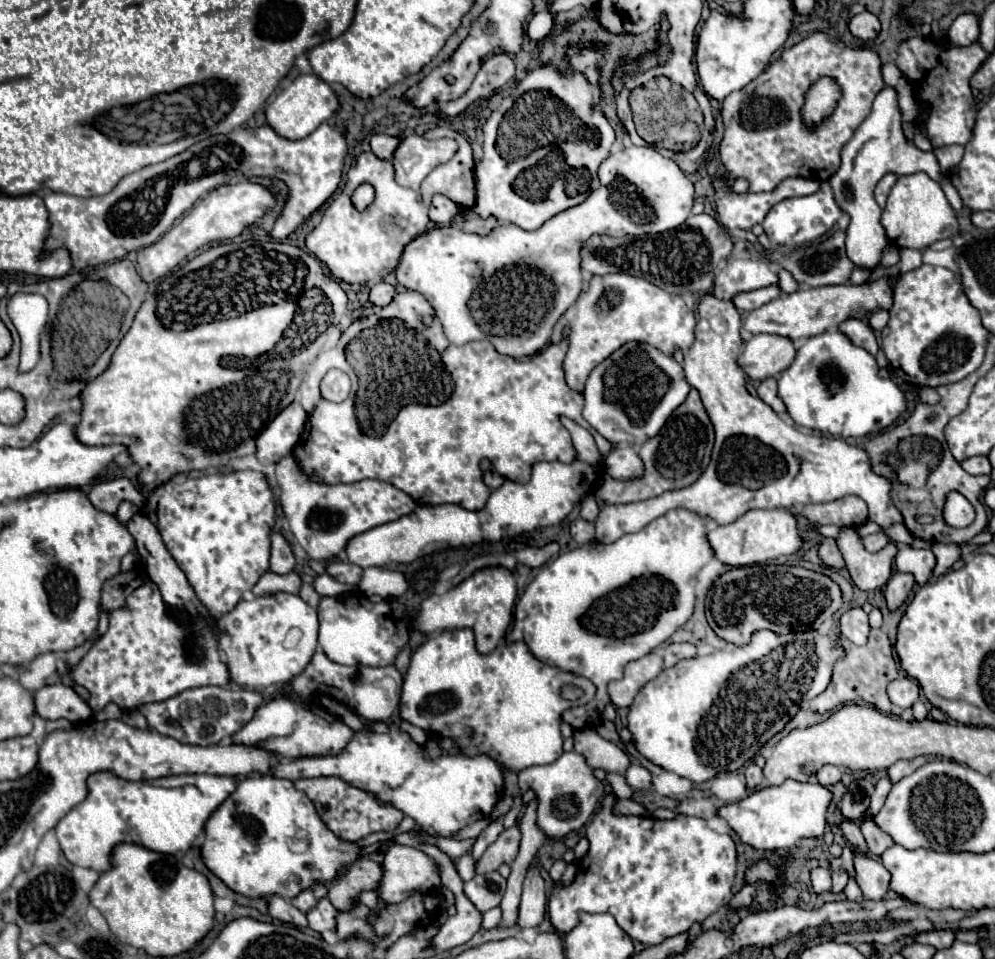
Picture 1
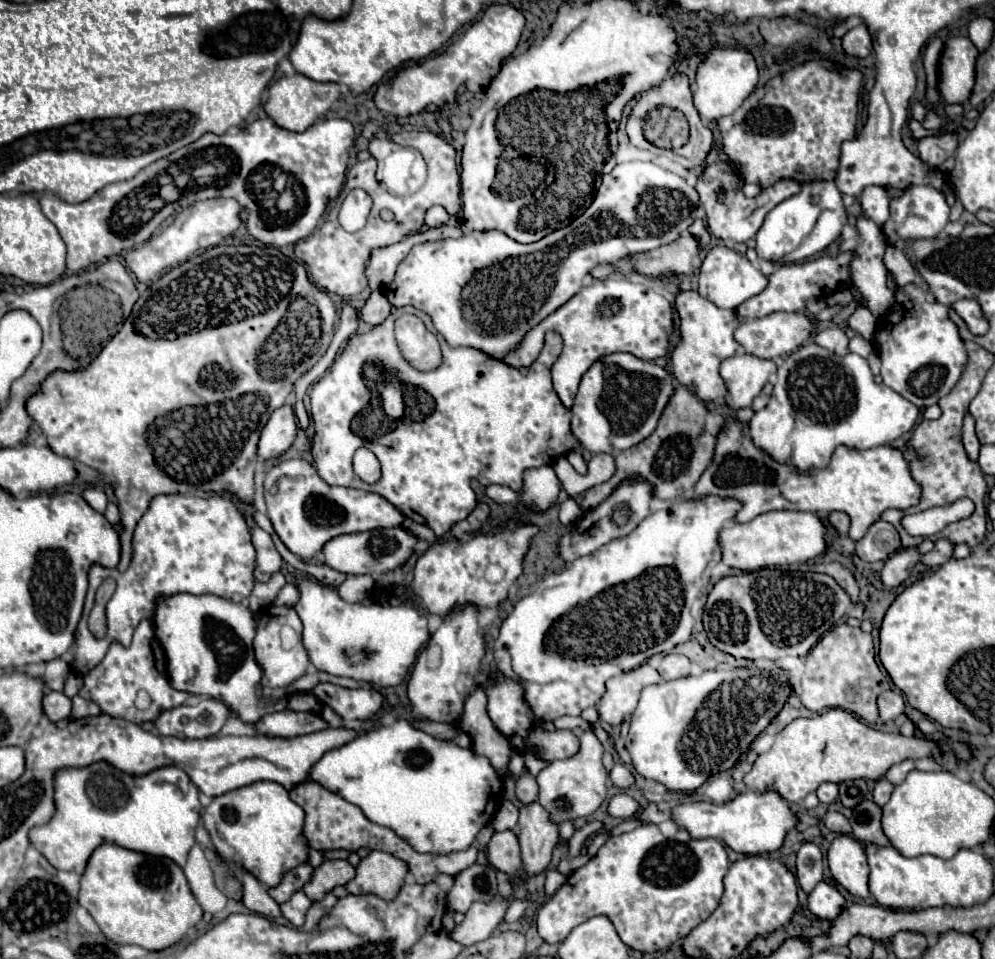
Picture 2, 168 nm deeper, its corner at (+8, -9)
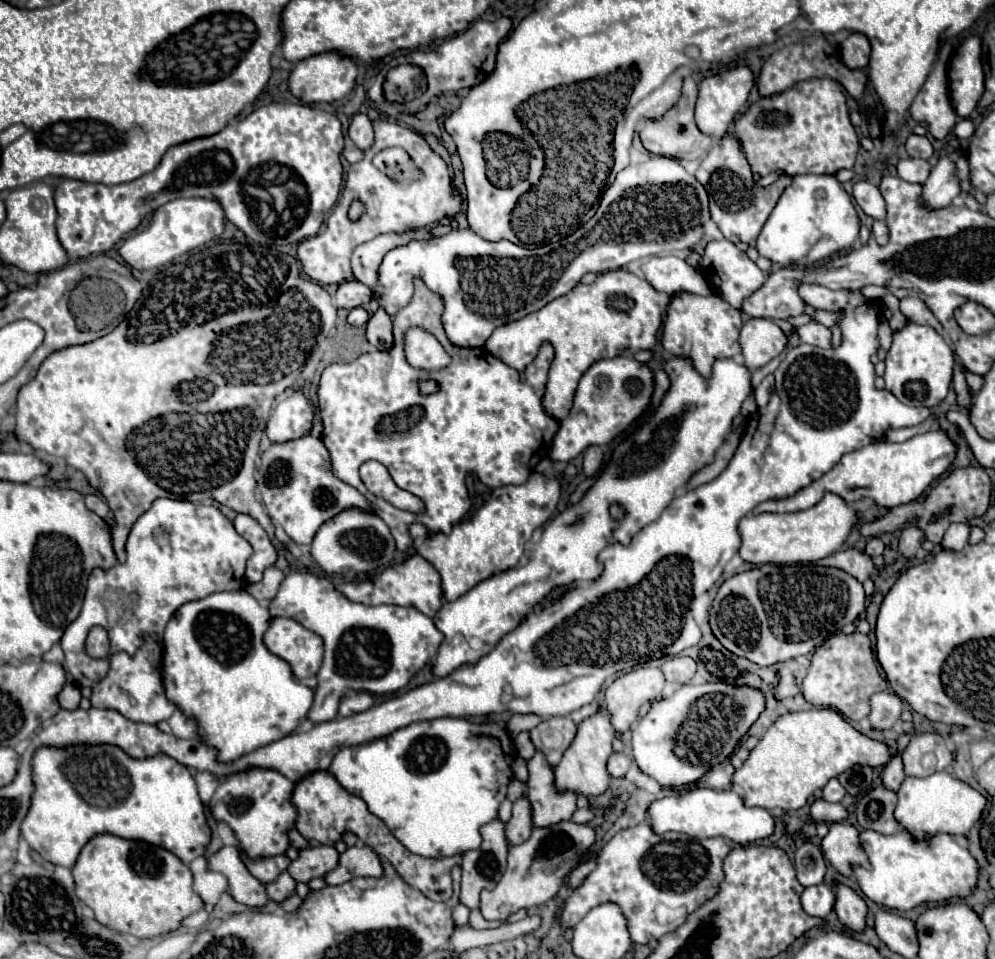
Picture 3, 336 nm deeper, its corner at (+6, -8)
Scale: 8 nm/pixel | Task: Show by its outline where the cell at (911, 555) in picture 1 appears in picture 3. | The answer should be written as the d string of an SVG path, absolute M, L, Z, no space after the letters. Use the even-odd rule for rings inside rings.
M952 523L944 535L942 547L950 549L950 551L960 551L966 543L968 543L968 535L970 535L970 525L966 523Z

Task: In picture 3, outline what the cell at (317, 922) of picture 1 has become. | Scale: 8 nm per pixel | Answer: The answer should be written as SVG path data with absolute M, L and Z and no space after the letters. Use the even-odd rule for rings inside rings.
M282 871L272 883L264 883L266 887L266 895L270 899L274 899L276 903L280 903L282 899L286 899L286 895L290 895L290 891L294 891L294 879L290 877L288 871Z

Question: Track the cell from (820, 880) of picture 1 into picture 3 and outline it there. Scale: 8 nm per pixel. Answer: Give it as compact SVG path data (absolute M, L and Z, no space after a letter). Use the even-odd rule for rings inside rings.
M804 843L802 847L798 847L794 857L794 867L802 887L820 885L824 881L826 863L824 863L822 851L814 843Z

